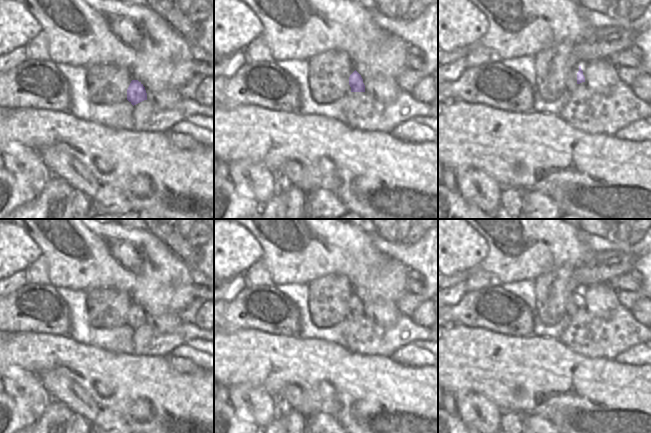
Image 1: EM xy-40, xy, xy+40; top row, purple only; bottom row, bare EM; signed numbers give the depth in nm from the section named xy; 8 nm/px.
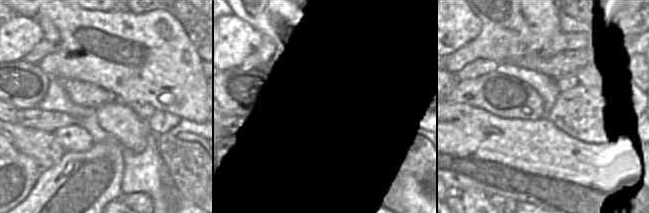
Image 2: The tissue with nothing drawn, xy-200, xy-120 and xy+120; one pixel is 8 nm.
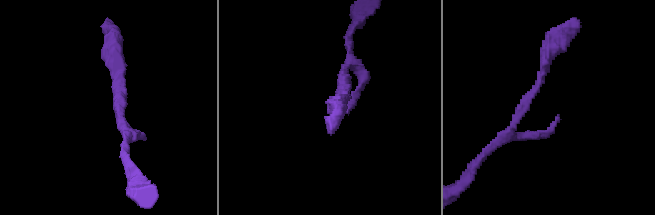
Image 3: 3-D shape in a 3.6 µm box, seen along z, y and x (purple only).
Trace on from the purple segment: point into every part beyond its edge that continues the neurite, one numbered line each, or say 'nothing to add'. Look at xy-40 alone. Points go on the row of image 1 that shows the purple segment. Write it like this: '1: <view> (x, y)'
nothing to add

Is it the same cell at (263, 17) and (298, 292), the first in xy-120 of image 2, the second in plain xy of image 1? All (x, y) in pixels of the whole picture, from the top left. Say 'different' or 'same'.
different

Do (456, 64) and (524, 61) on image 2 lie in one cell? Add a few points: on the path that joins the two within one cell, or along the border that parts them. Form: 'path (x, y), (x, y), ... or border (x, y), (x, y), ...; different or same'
border (533, 53), (511, 57), (505, 61); different

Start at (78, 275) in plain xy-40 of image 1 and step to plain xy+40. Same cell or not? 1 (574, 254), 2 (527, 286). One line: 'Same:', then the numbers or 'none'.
Same: 1

